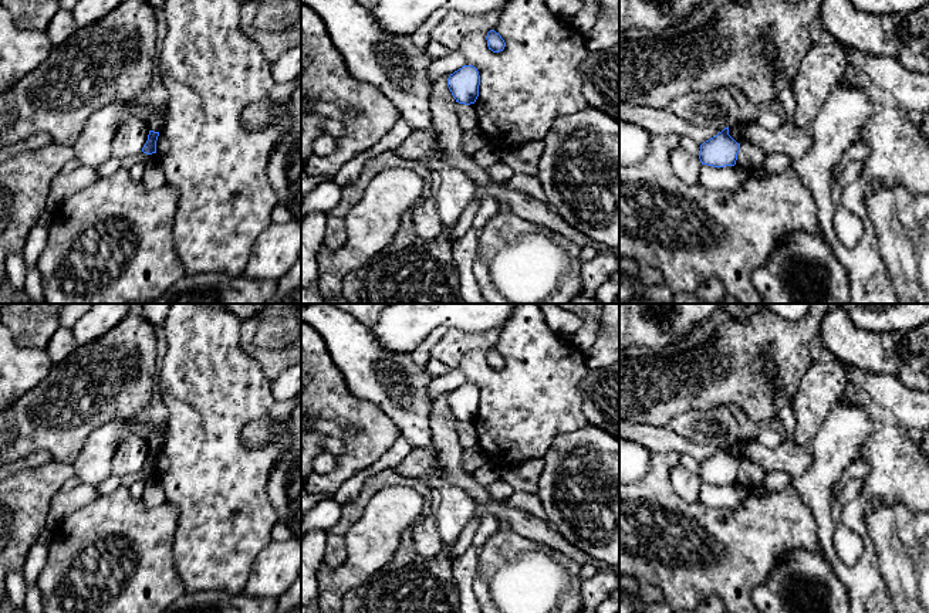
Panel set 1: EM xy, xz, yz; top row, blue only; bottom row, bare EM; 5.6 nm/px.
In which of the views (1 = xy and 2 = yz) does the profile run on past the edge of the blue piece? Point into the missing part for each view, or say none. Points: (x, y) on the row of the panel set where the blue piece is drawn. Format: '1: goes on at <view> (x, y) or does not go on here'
1: does not go on here
2: does not go on here

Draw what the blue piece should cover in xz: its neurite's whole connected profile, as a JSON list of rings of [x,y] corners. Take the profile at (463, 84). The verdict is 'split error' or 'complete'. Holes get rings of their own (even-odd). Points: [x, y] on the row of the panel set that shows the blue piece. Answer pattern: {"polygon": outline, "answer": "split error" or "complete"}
{"polygon": [[[463,65],[449,75],[447,87],[459,104],[474,104],[479,96],[480,75],[476,67]]], "answer": "complete"}

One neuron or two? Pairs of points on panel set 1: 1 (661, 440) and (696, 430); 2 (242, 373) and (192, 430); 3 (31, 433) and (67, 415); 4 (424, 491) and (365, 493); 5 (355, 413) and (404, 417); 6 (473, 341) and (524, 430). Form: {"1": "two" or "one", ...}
{"1": "two", "2": "one", "3": "one", "4": "one", "5": "two", "6": "two"}

